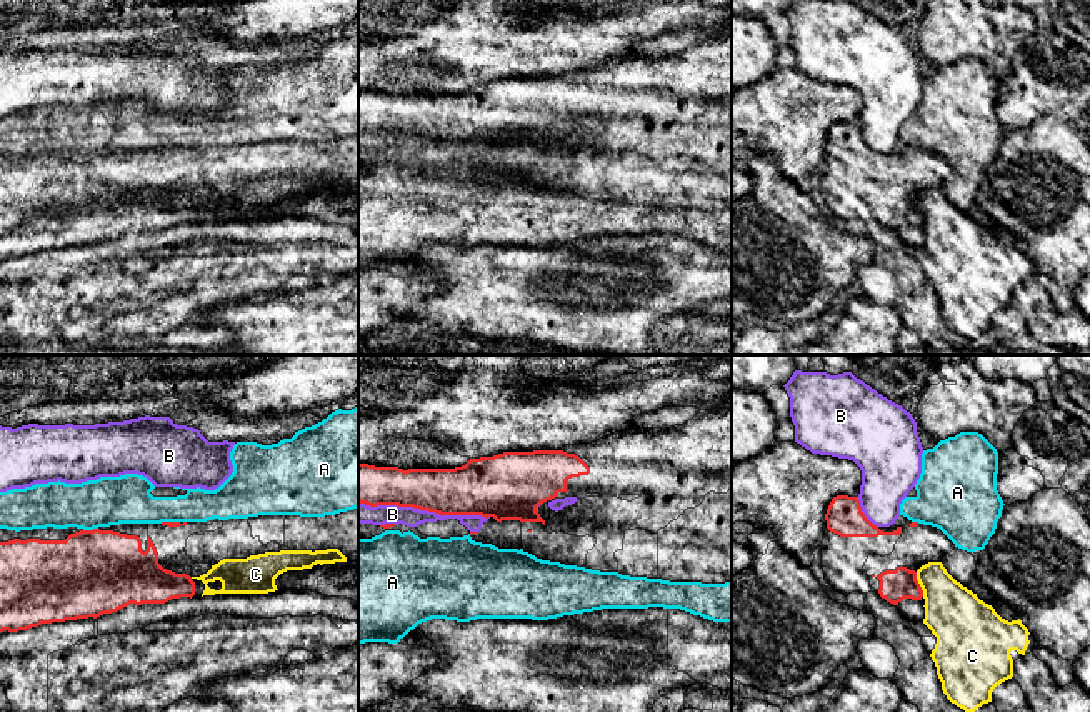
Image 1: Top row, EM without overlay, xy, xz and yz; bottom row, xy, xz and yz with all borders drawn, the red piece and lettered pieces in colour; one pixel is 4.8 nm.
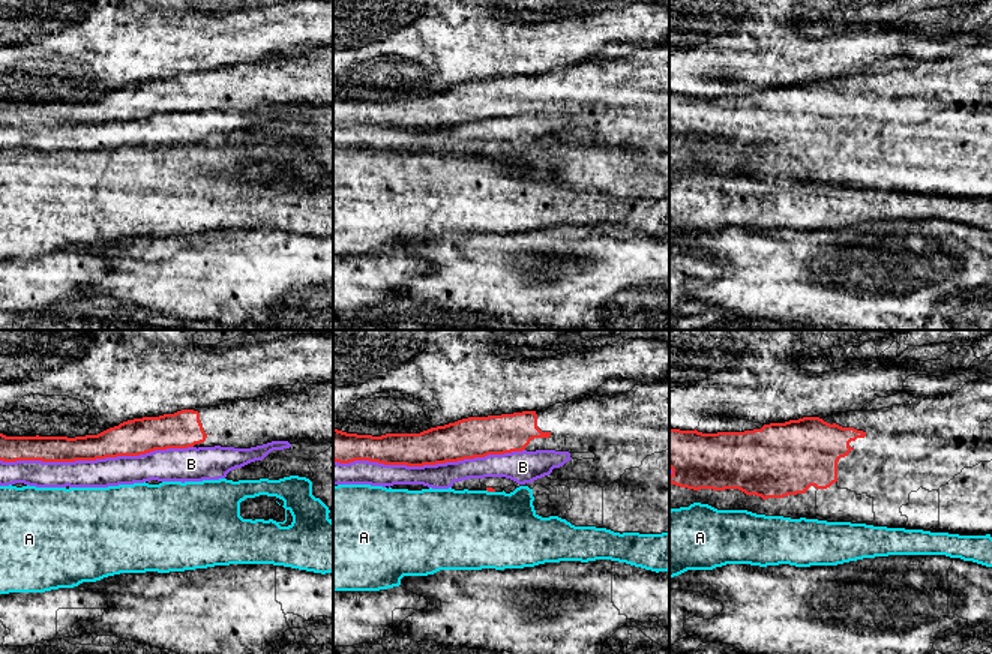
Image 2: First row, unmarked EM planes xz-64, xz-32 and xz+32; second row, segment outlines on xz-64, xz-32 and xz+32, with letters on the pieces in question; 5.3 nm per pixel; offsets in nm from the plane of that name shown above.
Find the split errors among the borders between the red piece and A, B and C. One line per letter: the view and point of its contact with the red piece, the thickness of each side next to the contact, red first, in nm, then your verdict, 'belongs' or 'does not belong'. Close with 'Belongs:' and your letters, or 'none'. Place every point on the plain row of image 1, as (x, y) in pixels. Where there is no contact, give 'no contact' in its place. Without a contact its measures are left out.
A: xy (90, 157) | 420/240 nm | does not belong
B: xz (424, 135) | 240/100 nm | does not belong
C: yz (919, 210) | 150/280 nm | does not belong
Belongs: none

